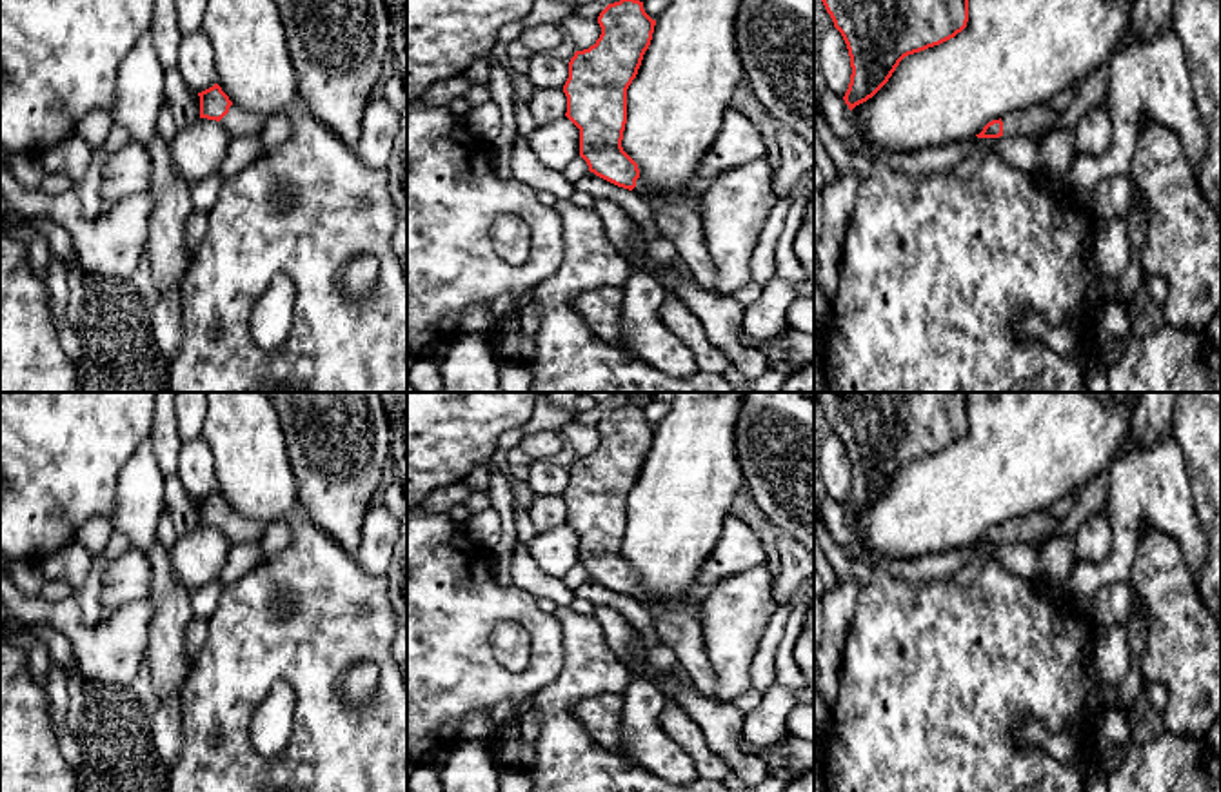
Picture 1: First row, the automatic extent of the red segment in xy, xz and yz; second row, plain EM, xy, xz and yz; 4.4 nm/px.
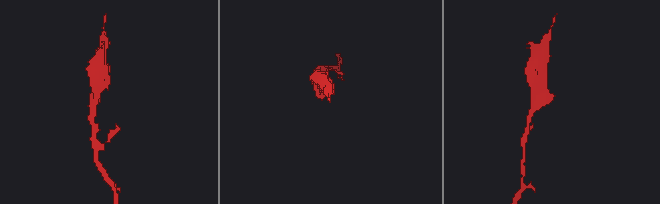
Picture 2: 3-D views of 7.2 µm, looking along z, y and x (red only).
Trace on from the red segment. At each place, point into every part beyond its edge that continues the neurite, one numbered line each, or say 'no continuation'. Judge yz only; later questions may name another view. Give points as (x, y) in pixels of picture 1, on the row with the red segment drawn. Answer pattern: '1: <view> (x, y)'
1: yz (1034, 120)

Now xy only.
1: xy (238, 122)

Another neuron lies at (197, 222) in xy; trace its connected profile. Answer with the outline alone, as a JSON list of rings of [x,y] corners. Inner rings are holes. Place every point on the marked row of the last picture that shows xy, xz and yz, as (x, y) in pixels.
[[[194,209],[185,222],[187,245],[191,249],[196,249],[205,234],[207,234],[207,213]]]

